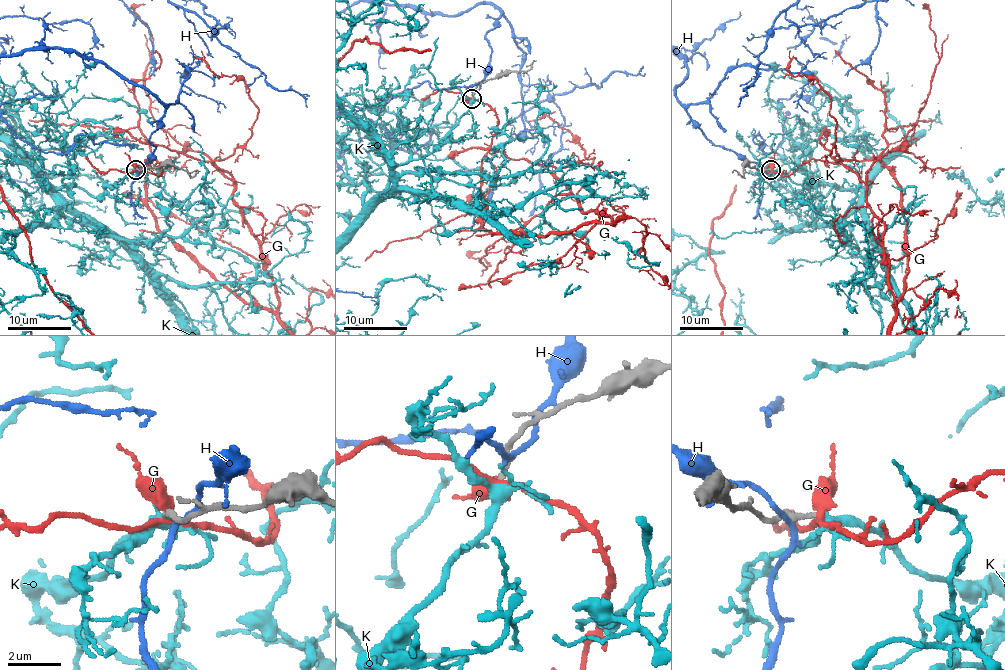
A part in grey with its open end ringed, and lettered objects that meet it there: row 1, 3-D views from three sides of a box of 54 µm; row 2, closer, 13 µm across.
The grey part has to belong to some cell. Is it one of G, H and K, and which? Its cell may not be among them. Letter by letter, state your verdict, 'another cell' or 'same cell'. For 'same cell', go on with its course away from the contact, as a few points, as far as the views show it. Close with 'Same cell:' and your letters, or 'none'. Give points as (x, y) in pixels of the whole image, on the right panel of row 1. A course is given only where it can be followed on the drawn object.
G: another cell
H: another cell
K: same cell
Same cell: K

